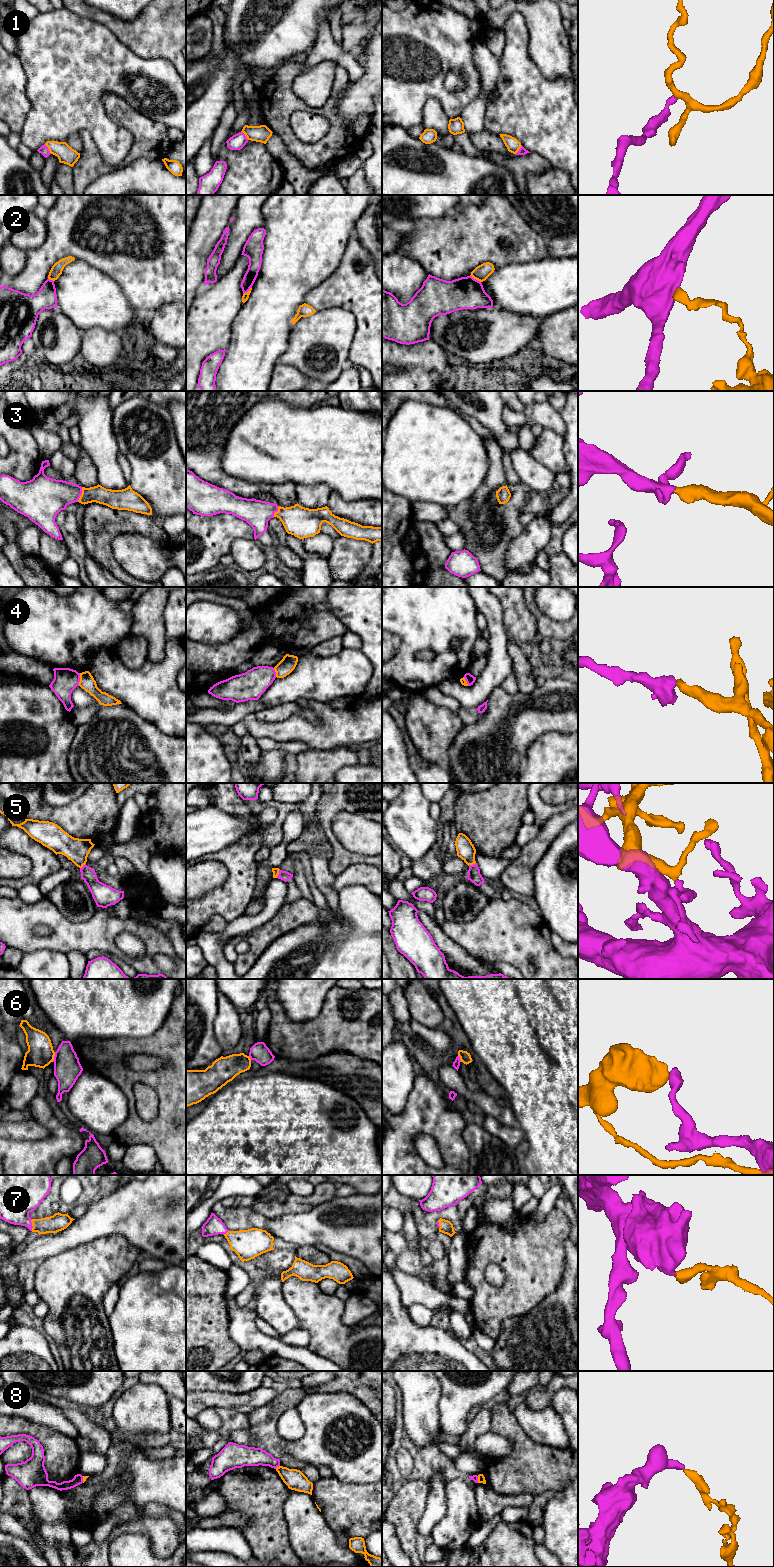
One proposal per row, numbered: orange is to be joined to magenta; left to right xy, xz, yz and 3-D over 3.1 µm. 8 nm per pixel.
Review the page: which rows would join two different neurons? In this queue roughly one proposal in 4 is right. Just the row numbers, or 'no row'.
1, 2, 4, 6, 8

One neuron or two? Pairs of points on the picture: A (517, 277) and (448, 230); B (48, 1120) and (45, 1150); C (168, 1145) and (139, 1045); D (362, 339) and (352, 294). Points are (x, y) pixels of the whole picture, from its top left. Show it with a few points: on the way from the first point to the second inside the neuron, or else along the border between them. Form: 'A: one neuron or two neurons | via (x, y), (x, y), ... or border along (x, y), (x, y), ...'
A: two neurons | border along (525, 261), (505, 264), (495, 269)
B: one neuron | via (53, 1127), (52, 1143)
C: one neuron | via (172, 1116), (172, 1061), (168, 1057)
D: one neuron | via (362, 328), (362, 305)

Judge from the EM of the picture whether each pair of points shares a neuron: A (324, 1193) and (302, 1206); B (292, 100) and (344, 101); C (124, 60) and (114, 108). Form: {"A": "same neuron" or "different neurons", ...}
{"A": "same neuron", "B": "different neurons", "C": "different neurons"}

